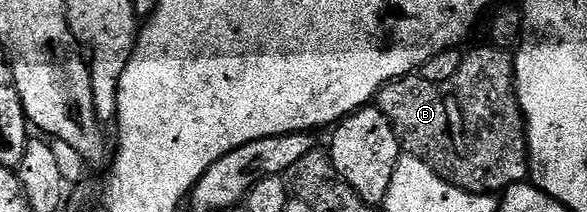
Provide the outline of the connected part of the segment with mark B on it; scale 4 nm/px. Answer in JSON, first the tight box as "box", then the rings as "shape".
{"box":[374,47,528,196],"shape":[[[487,47],[465,51],[458,74],[447,82],[426,82],[418,74],[401,76],[381,88],[374,101],[375,107],[386,114],[403,155],[430,166],[438,178],[454,187],[479,196],[503,193],[510,186],[525,183],[528,176],[528,130],[516,97],[516,61],[511,51]]]}

